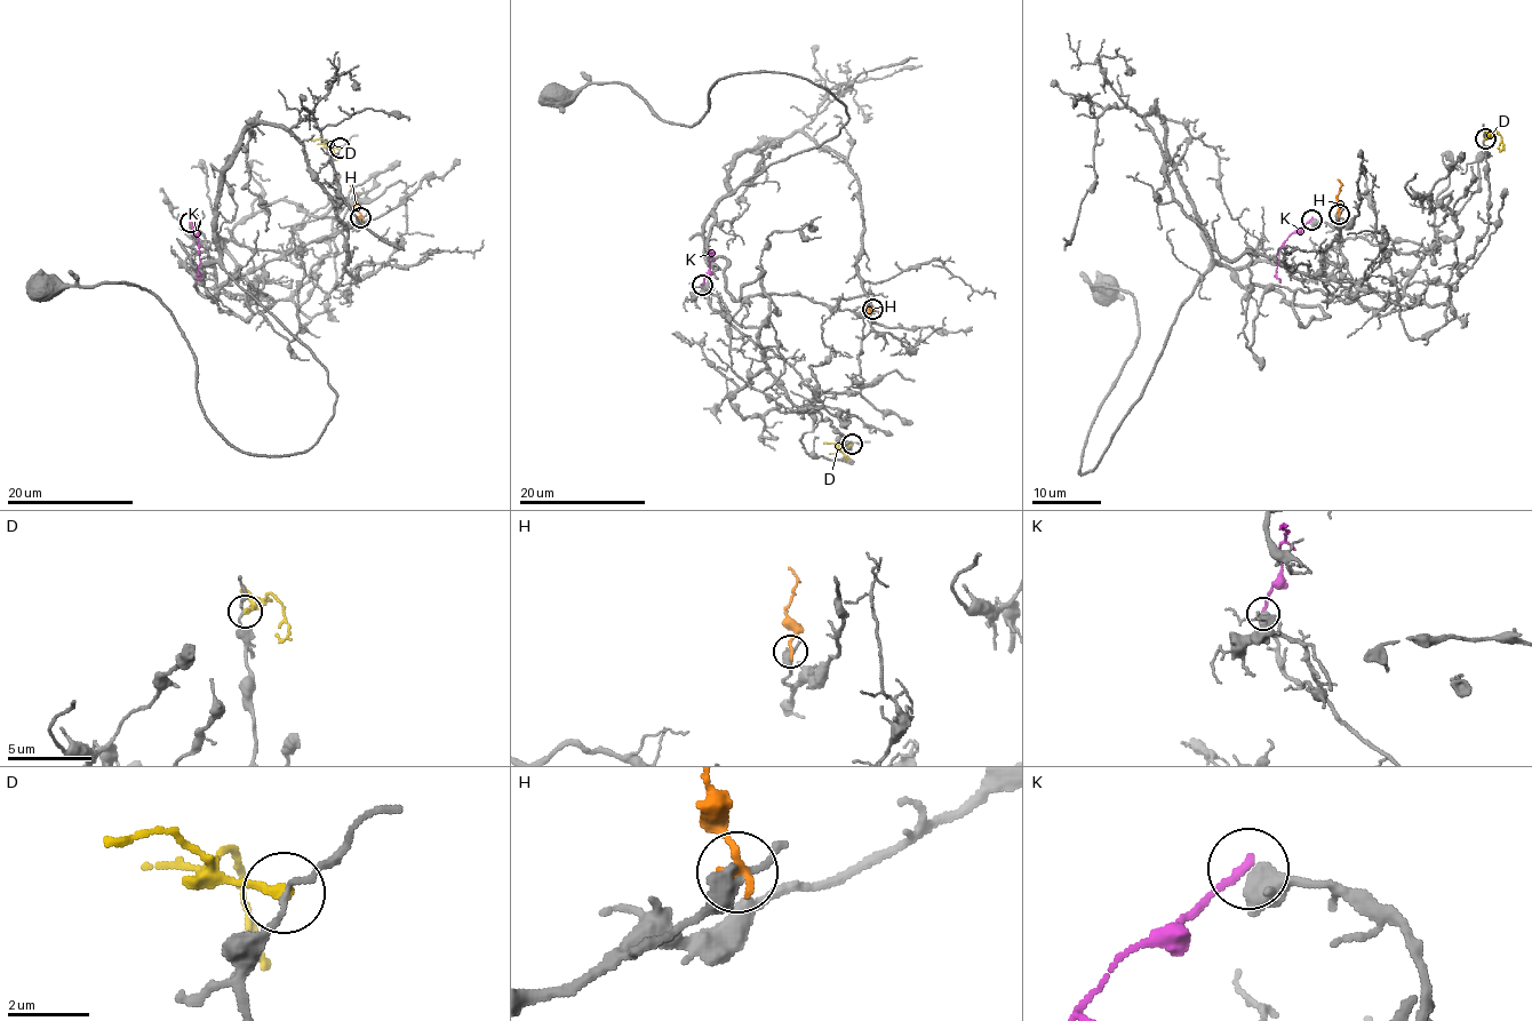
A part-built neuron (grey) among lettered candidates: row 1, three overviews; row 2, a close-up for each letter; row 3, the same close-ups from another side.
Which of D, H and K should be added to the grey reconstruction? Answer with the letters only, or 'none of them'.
none of them

